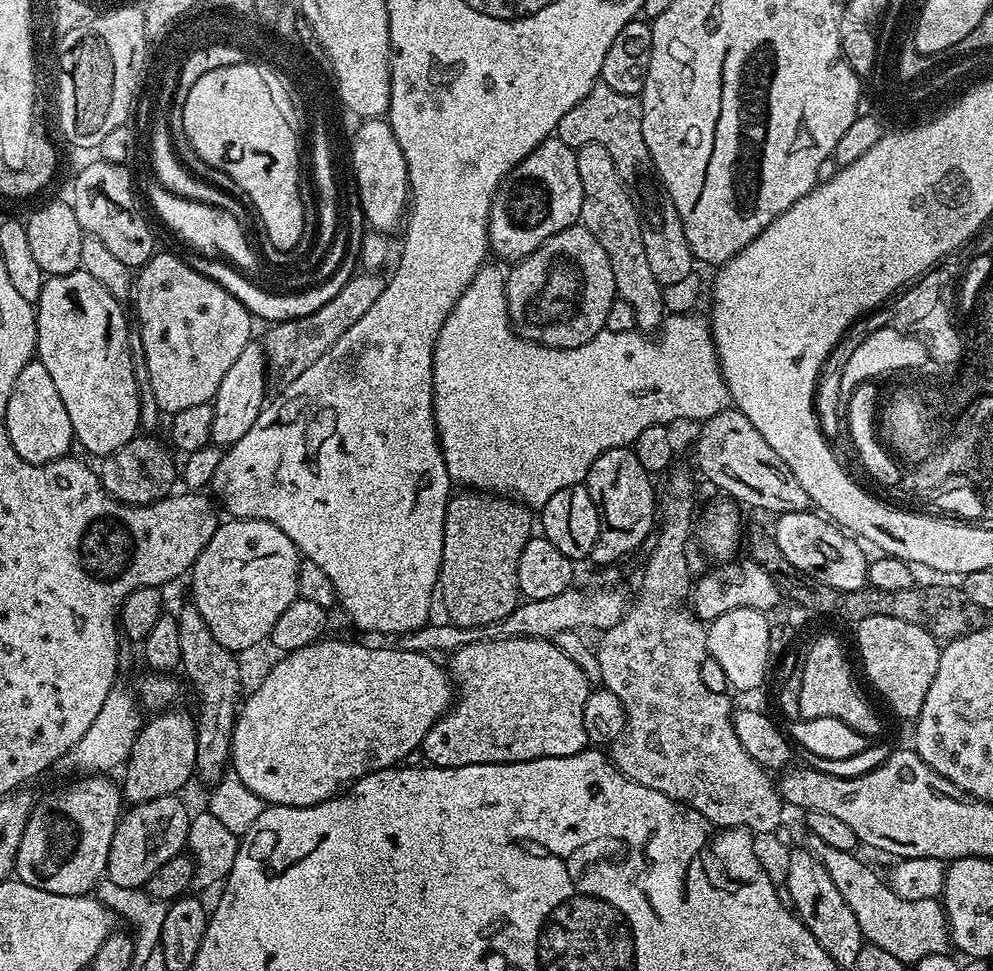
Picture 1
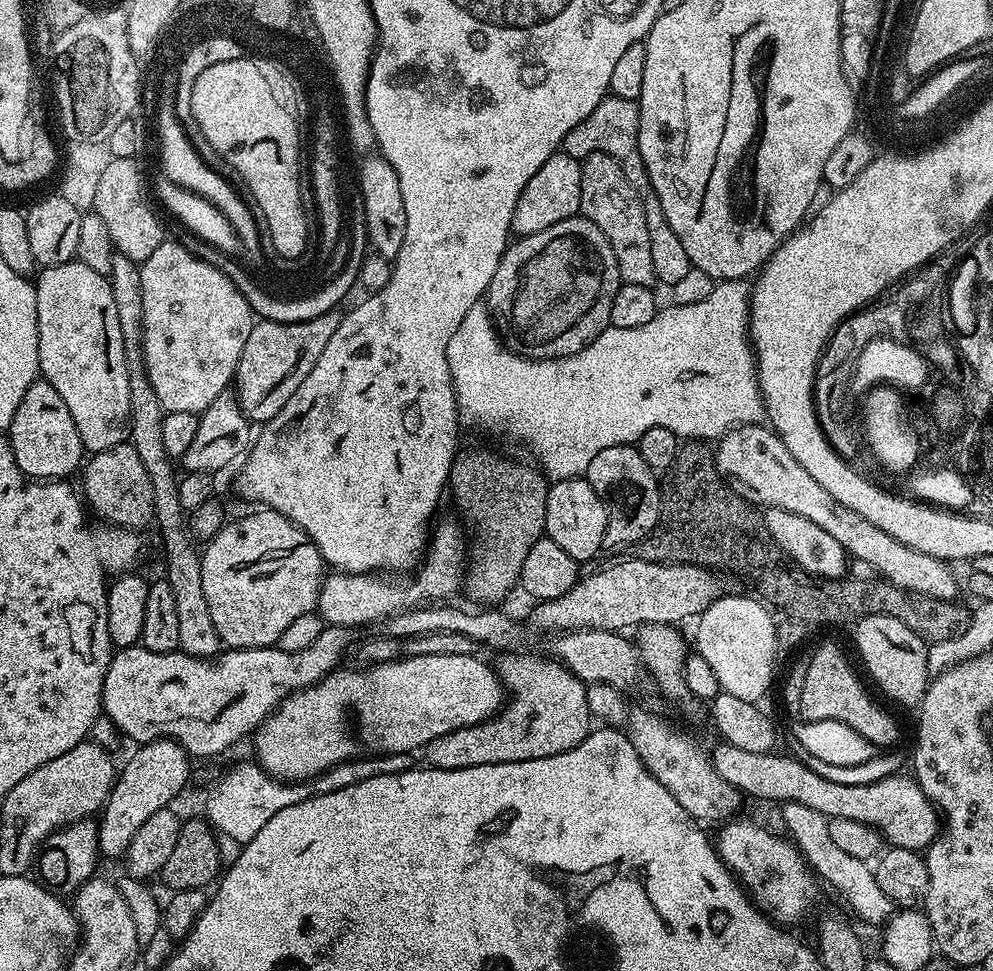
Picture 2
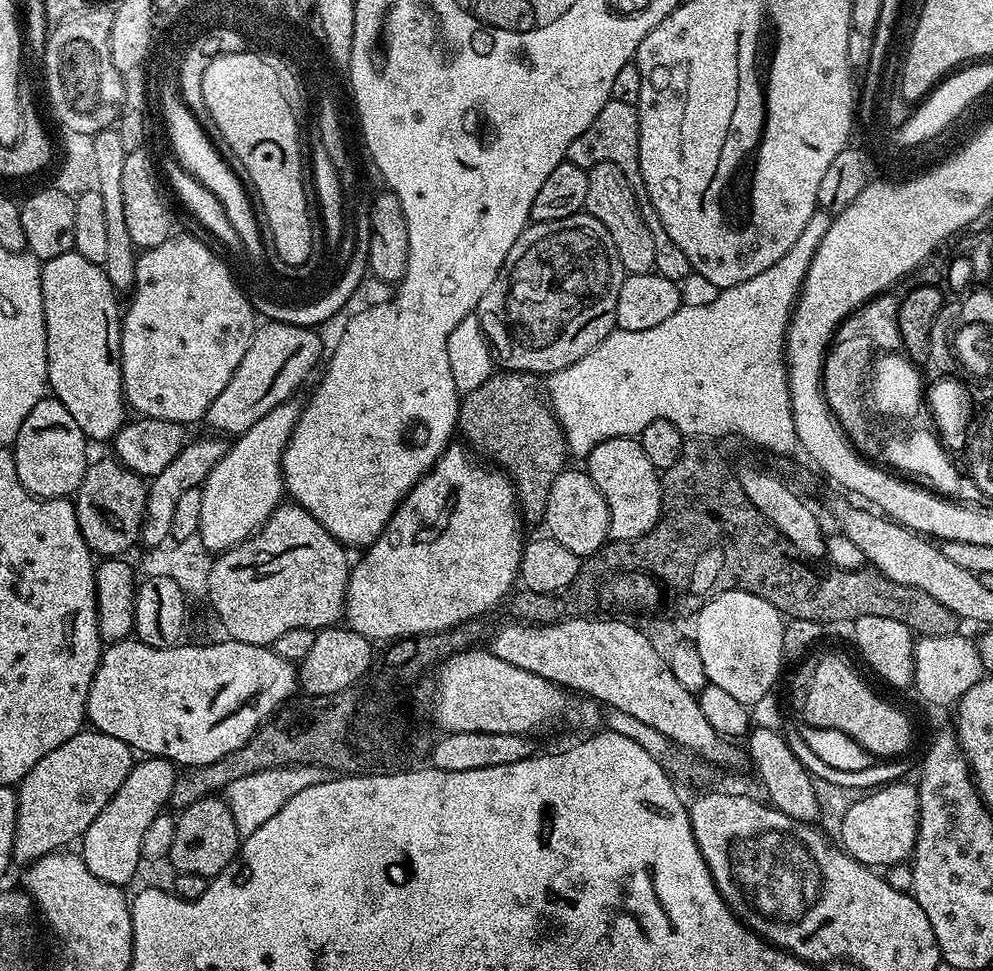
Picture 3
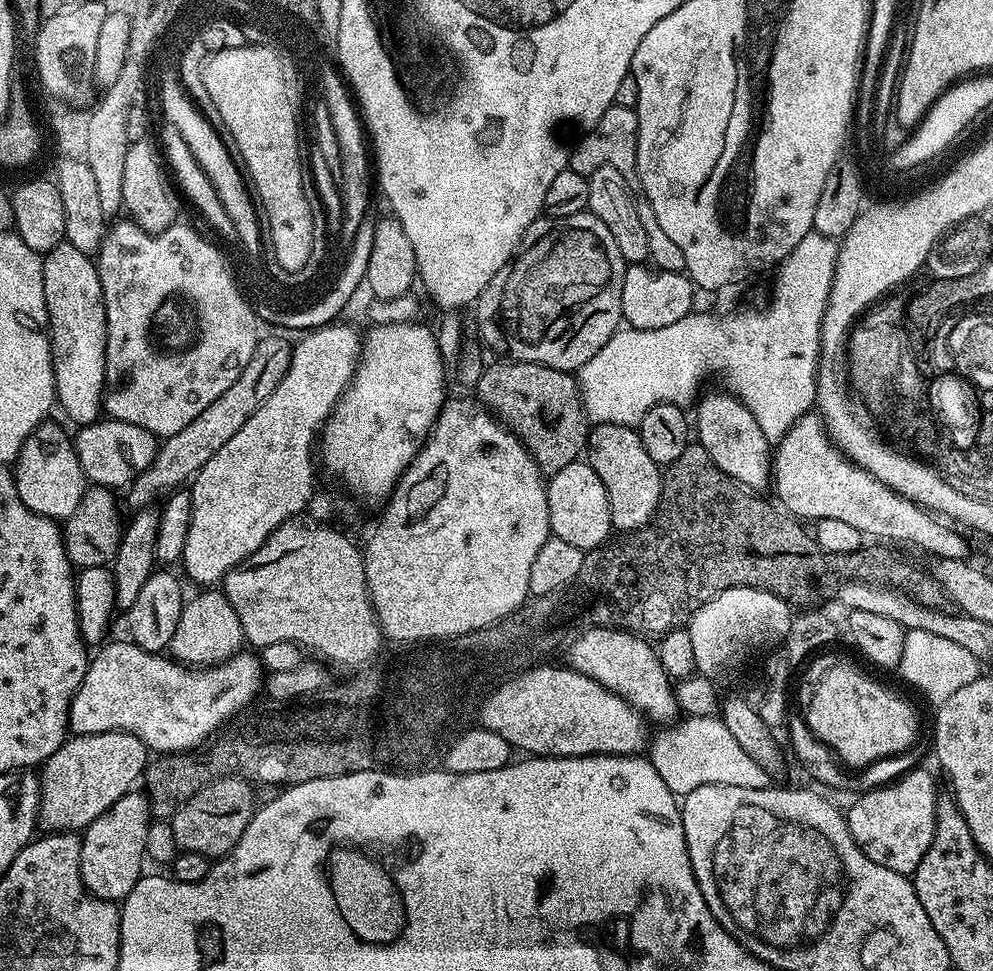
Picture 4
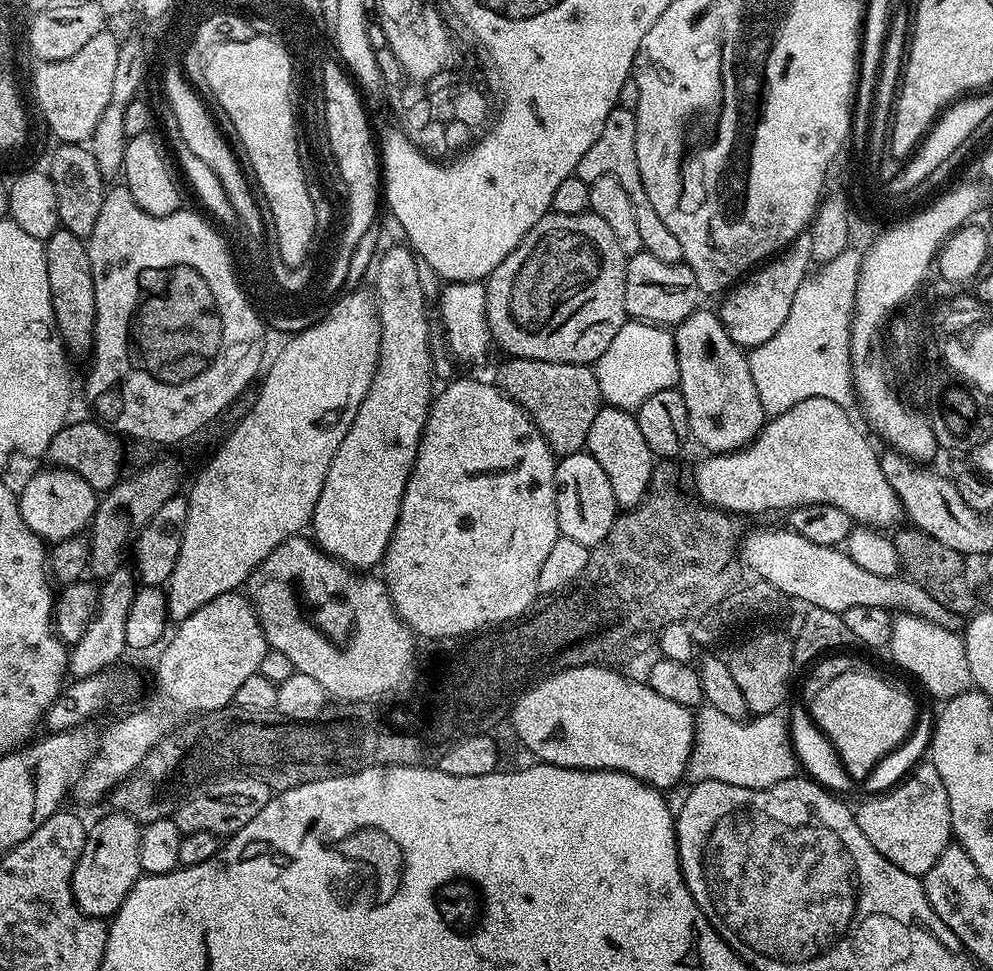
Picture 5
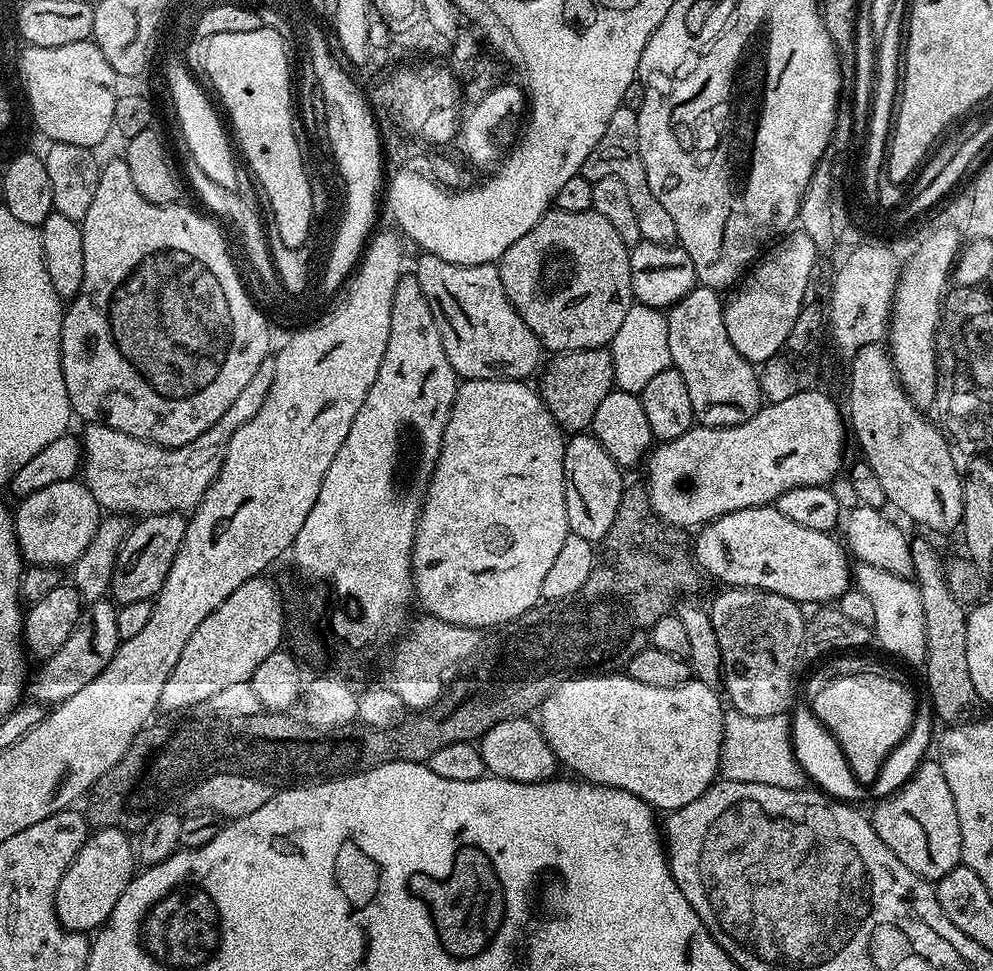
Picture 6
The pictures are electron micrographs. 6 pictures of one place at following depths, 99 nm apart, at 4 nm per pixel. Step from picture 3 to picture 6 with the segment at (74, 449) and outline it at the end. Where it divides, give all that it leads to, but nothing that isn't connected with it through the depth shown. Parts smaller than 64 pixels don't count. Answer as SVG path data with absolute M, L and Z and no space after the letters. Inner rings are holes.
M76 478L54 482L34 494L23 497L19 504L20 509L18 507L15 509L14 519L16 522L16 541L20 547L20 555L29 565L41 568L64 570L75 564L78 557L86 550L86 546L90 546L90 538L94 538L102 519L102 509L94 498L94 494L90 494L87 486Z

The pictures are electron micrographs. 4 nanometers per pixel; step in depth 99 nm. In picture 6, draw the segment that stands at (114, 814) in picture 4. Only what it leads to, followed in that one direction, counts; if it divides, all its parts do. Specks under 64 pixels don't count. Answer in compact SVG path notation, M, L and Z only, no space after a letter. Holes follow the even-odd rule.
M101 828L89 835L66 874L62 874L62 882L58 882L56 913L63 928L85 934L103 928L138 868L133 841L131 844L128 840L131 840L129 833L120 828Z

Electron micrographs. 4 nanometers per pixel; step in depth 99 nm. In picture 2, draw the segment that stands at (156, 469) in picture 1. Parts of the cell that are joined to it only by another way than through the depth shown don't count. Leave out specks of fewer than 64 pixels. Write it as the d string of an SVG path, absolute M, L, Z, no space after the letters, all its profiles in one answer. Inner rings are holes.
M131 442L115 444L101 452L91 453L83 465L84 488L82 496L87 507L97 512L101 521L118 528L141 530L154 520L154 491L150 477L142 464L138 450Z

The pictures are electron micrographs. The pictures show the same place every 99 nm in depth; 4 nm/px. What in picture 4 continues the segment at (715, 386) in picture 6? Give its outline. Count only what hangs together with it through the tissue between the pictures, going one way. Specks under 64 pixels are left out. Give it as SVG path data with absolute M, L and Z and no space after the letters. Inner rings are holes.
M705 391L695 401L695 439L706 450L706 454L710 454L712 464L718 466L722 474L726 474L741 488L753 494L763 493L763 488L767 489L772 479L773 445L766 438L766 434L762 434L762 426L758 426L758 420L746 405L731 392L719 391Z

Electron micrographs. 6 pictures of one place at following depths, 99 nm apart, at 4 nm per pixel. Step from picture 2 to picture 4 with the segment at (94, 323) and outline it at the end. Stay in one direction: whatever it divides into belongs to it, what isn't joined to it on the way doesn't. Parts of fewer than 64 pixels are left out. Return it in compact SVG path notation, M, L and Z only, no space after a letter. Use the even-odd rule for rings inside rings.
M67 242L59 244L54 250L50 250L44 257L44 269L42 270L42 286L46 294L46 306L48 307L48 330L52 337L52 365L54 366L54 382L56 383L56 399L59 407L64 407L64 412L73 420L73 425L83 426L95 424L101 419L102 405L104 402L104 375L106 374L106 310L104 309L104 295L102 294L102 282L98 278L98 270L93 257L82 254L82 250L74 250Z

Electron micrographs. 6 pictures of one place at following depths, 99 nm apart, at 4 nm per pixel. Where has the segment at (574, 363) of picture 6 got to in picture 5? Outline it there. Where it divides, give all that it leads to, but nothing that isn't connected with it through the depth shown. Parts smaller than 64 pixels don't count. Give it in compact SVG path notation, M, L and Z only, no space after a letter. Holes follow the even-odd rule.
M508 358L505 361L496 372L495 383L524 413L532 417L534 426L540 431L542 438L546 438L550 450L556 453L557 457L581 451L588 443L594 414L598 414L602 407L595 371L589 365L570 362L542 362L534 358Z

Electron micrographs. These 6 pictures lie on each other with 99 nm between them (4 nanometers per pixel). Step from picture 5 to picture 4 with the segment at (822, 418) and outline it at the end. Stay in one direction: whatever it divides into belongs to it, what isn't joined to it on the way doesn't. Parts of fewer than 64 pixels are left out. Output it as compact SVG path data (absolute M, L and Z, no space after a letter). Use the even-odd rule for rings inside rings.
M809 414L800 416L798 422L775 445L772 457L771 491L776 491L775 499L779 507L785 512L799 518L804 522L815 522L822 518L838 518L860 531L864 537L876 540L893 540L896 544L913 544L924 552L929 552L929 557L937 560L968 560L968 540L963 536L963 531L958 532L951 523L937 518L927 508L920 507L913 500L900 496L890 486L878 482L874 474L865 468L860 468L853 460L848 459L832 442L819 415Z

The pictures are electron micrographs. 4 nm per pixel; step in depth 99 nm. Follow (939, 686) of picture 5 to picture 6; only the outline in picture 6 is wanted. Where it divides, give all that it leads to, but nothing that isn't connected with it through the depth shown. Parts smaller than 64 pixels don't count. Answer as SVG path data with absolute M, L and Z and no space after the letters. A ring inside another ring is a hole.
M857 563L854 568L854 584L874 606L874 640L892 656L908 664L923 665L926 654L926 622L922 610L920 589L911 579L883 572L874 566Z

